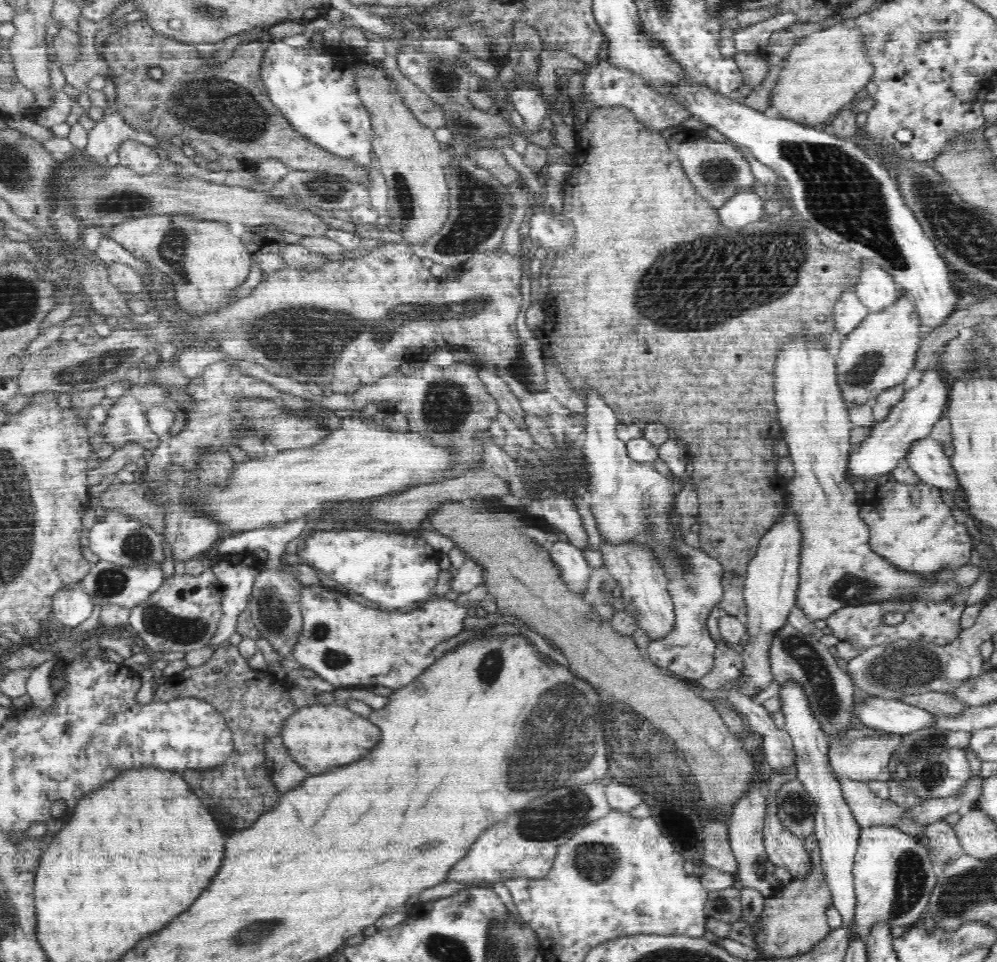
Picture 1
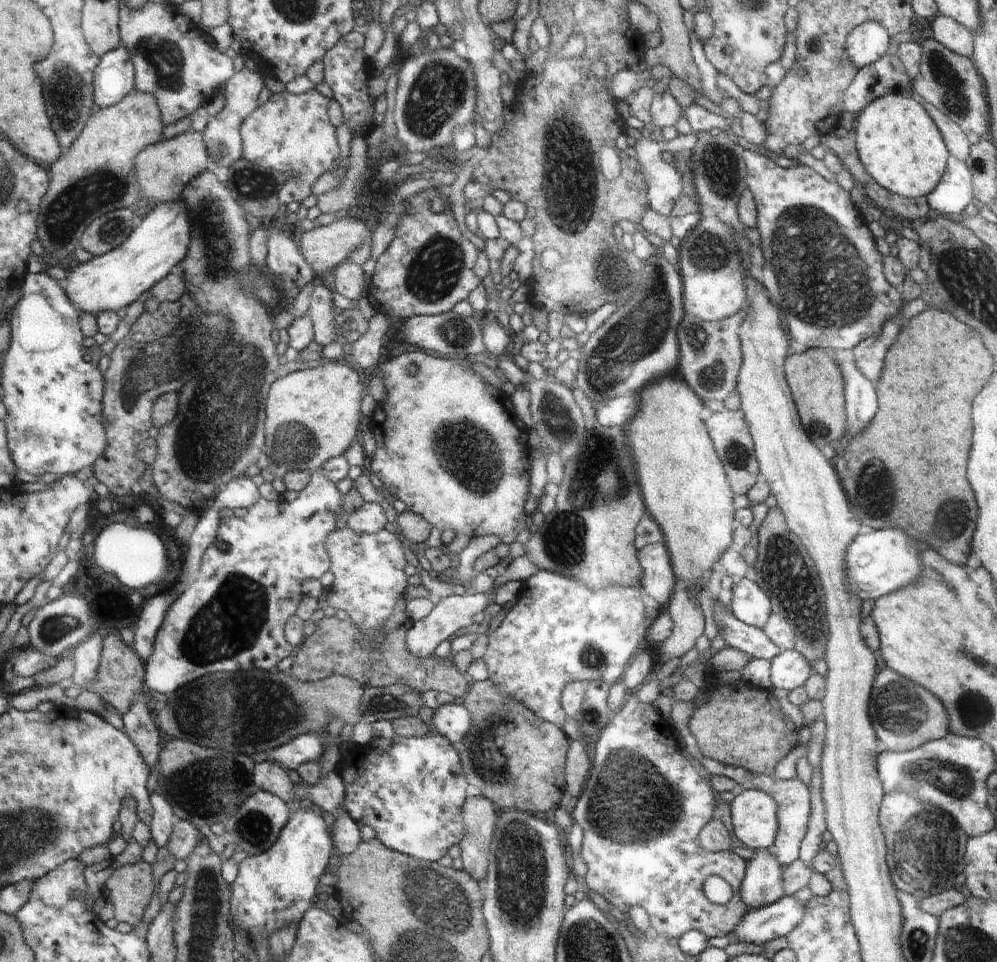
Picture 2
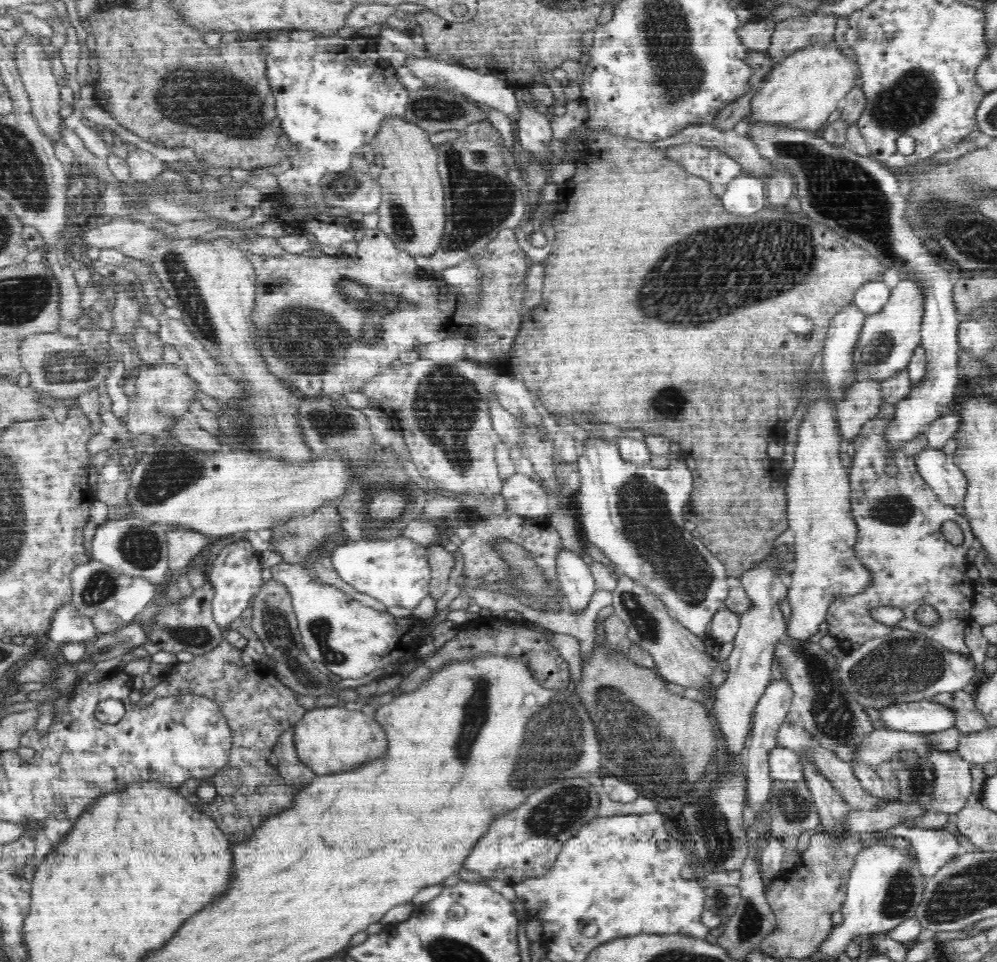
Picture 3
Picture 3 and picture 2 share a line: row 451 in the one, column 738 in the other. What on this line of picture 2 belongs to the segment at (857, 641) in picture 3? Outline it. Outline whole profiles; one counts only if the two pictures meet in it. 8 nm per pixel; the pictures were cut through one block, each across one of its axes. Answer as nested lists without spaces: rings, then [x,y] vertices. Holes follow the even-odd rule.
[[[631,692],[626,704],[601,732],[594,746],[590,778],[571,812],[573,822],[584,830],[581,859],[587,872],[582,885],[622,913],[632,907],[642,907],[648,913],[652,934],[670,942],[689,930],[701,930],[708,939],[726,936],[750,910],[740,898],[748,862],[731,851],[708,852],[700,846],[698,833],[712,820],[716,800],[710,784],[678,754],[680,750],[674,738],[666,734],[666,728],[666,720],[652,704],[643,703]],[[714,875],[732,886],[734,896],[730,902],[719,905],[705,898],[704,881]]]

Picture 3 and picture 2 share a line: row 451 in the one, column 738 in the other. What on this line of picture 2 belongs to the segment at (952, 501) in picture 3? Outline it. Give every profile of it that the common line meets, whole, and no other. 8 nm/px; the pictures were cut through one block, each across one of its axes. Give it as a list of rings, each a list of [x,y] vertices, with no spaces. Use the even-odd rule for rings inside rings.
[[[786,894],[776,903],[752,908],[730,932],[734,936],[732,944],[766,944],[787,936],[801,924],[804,908],[796,898]]]

